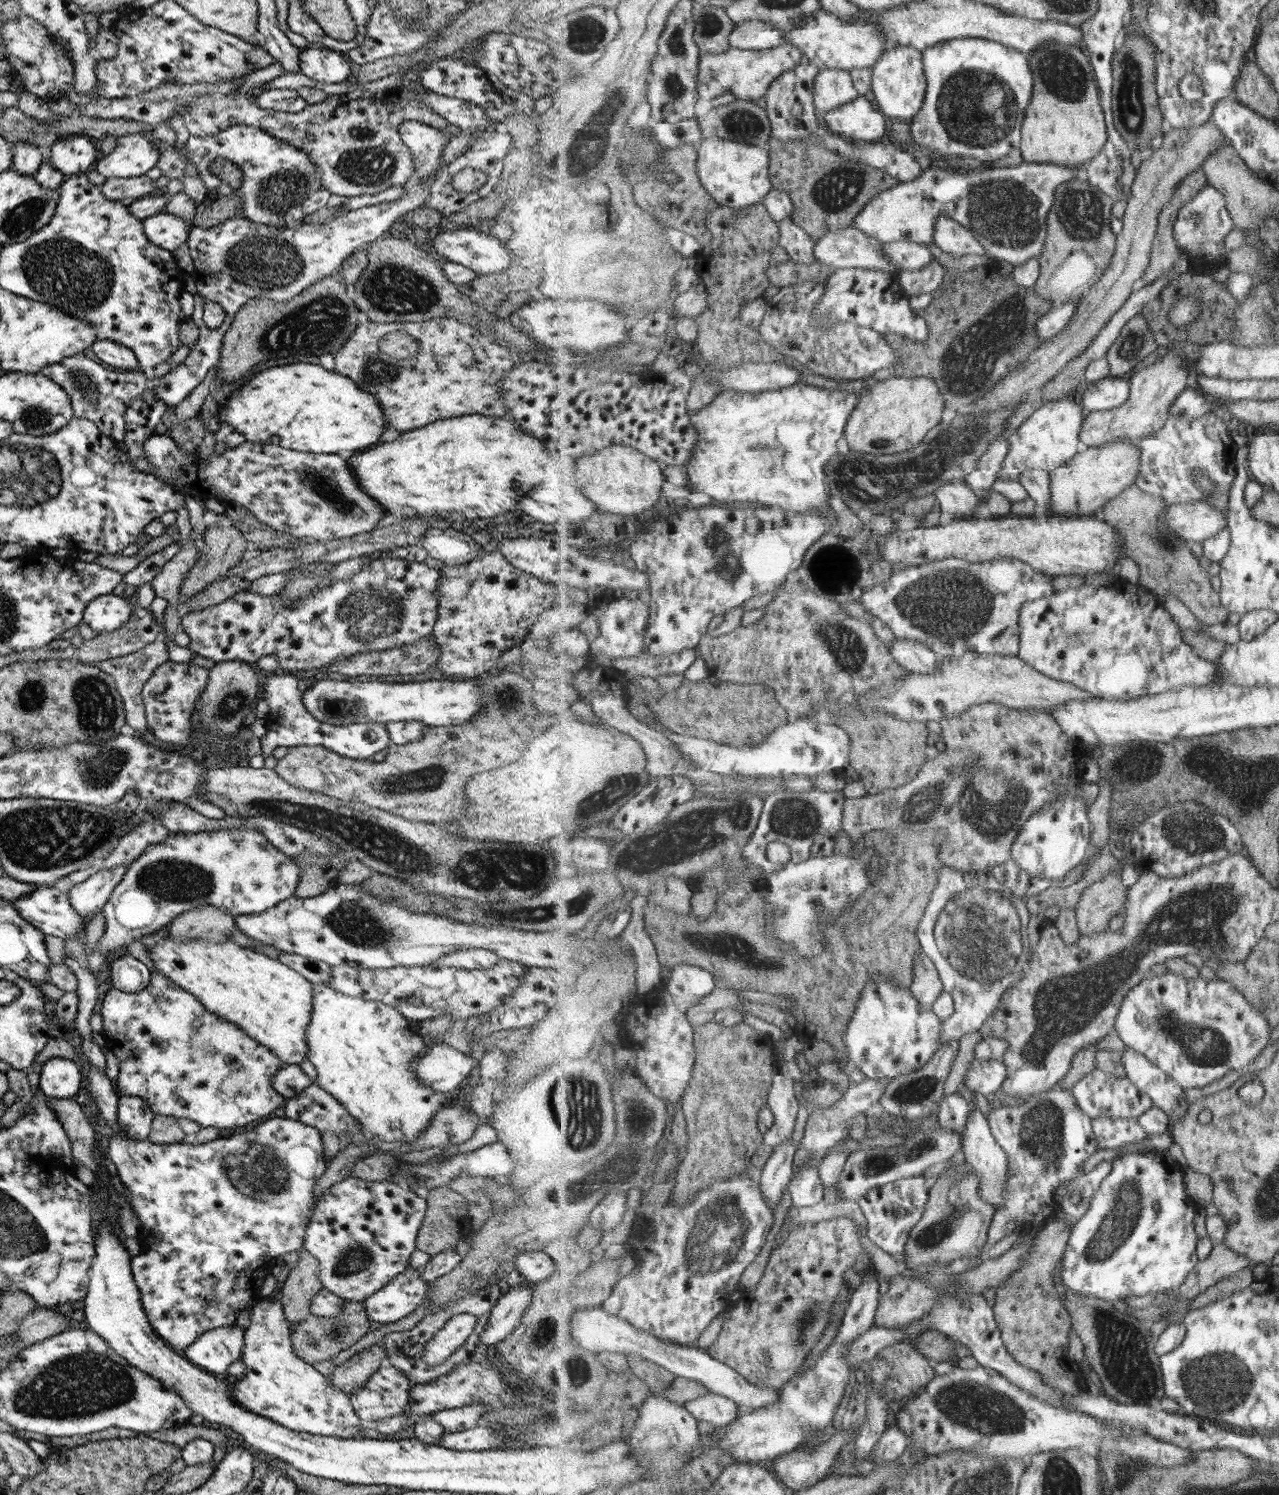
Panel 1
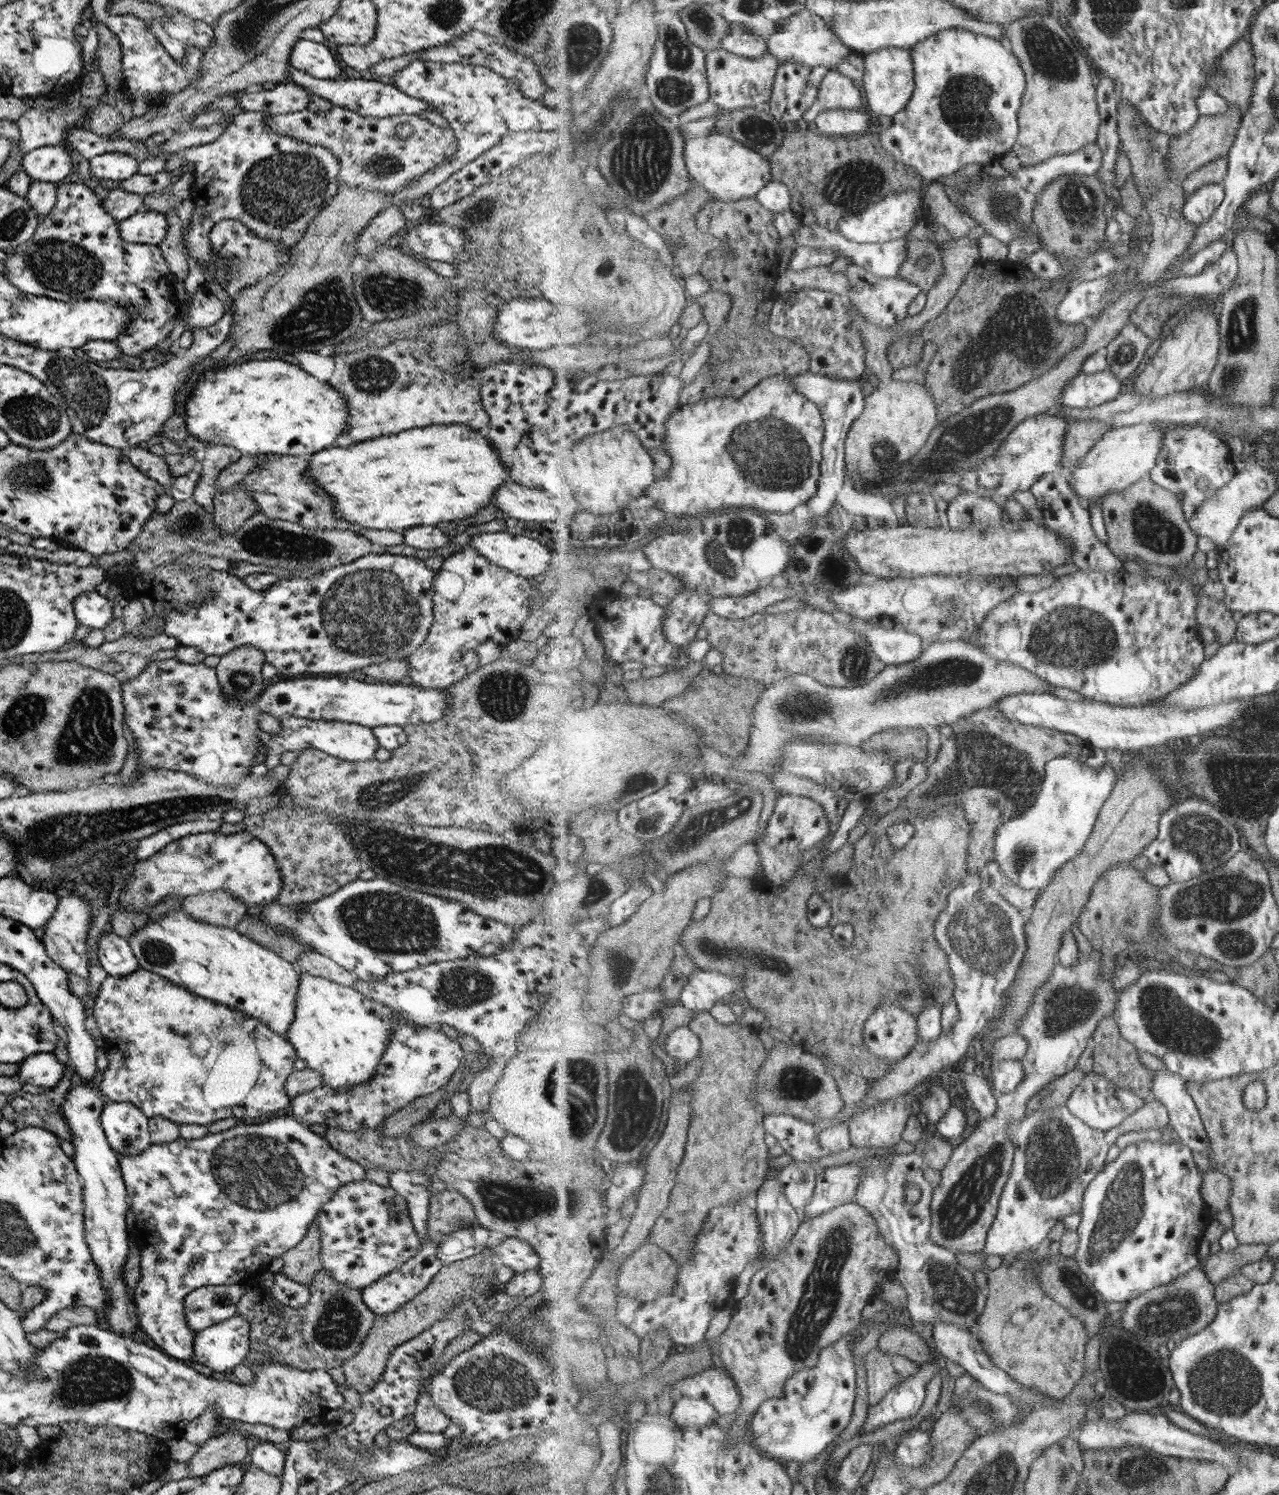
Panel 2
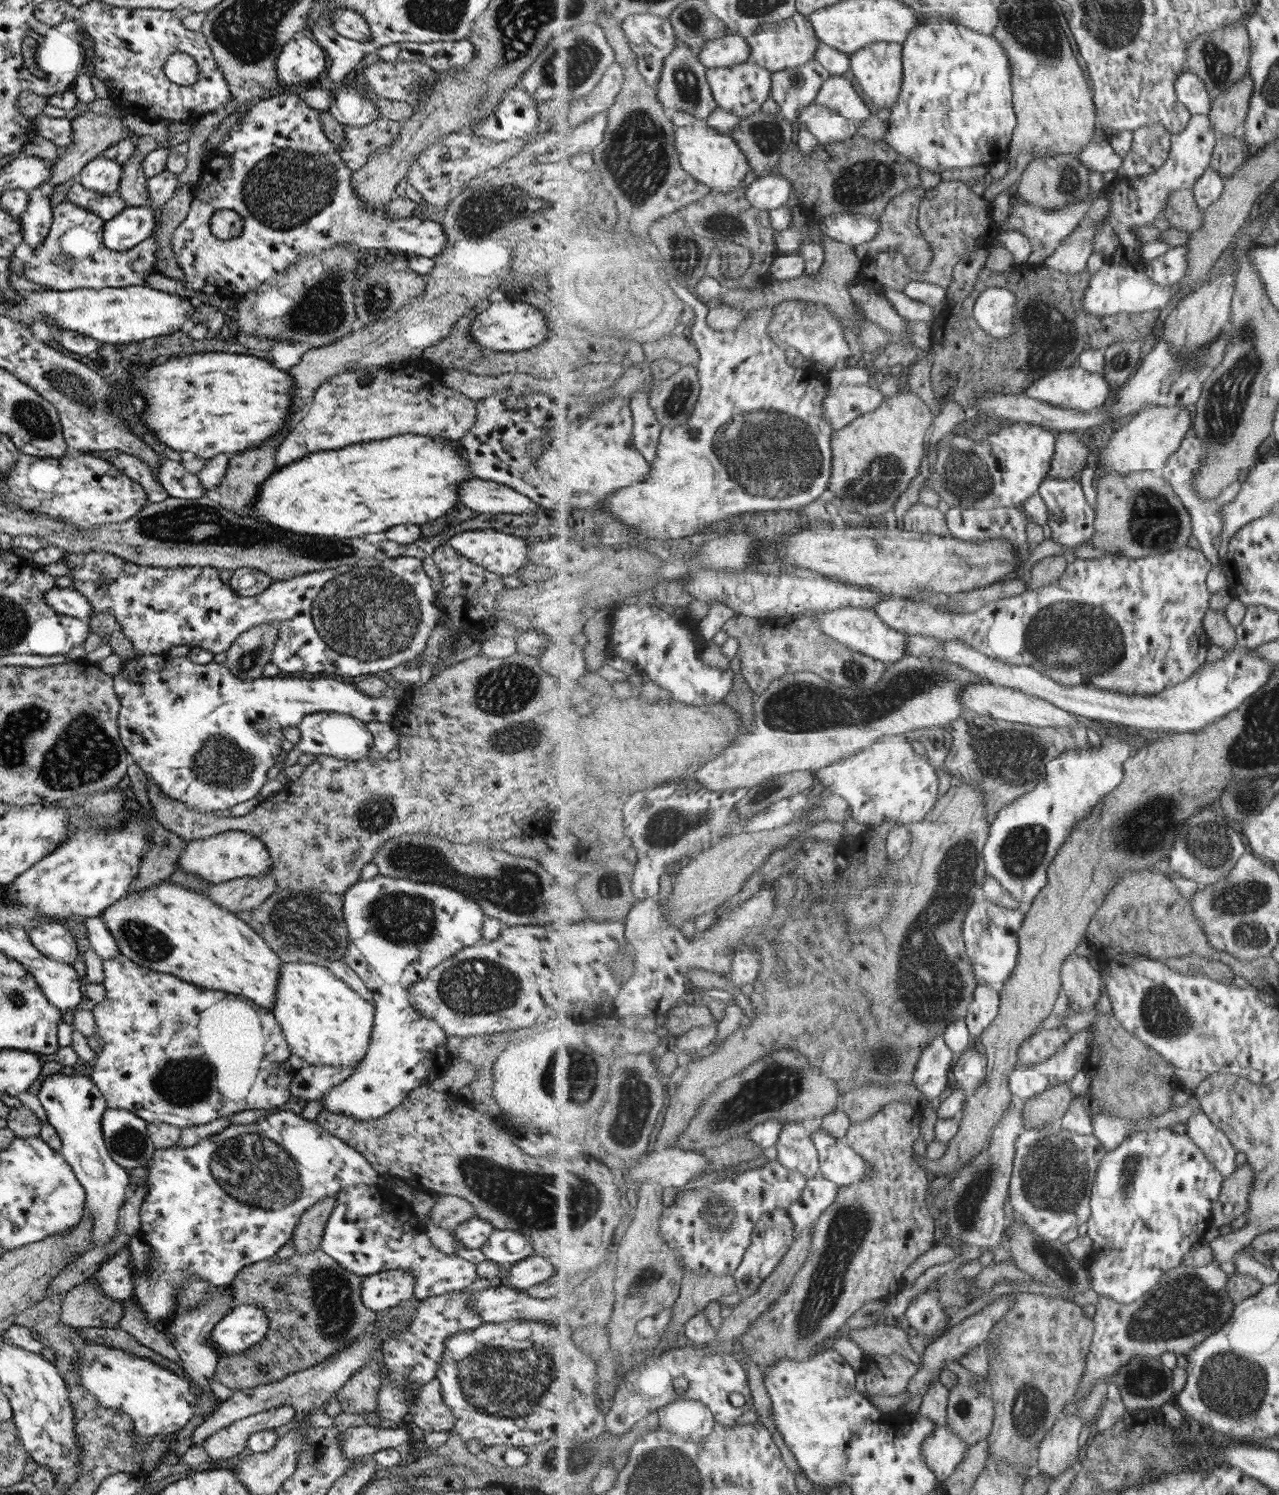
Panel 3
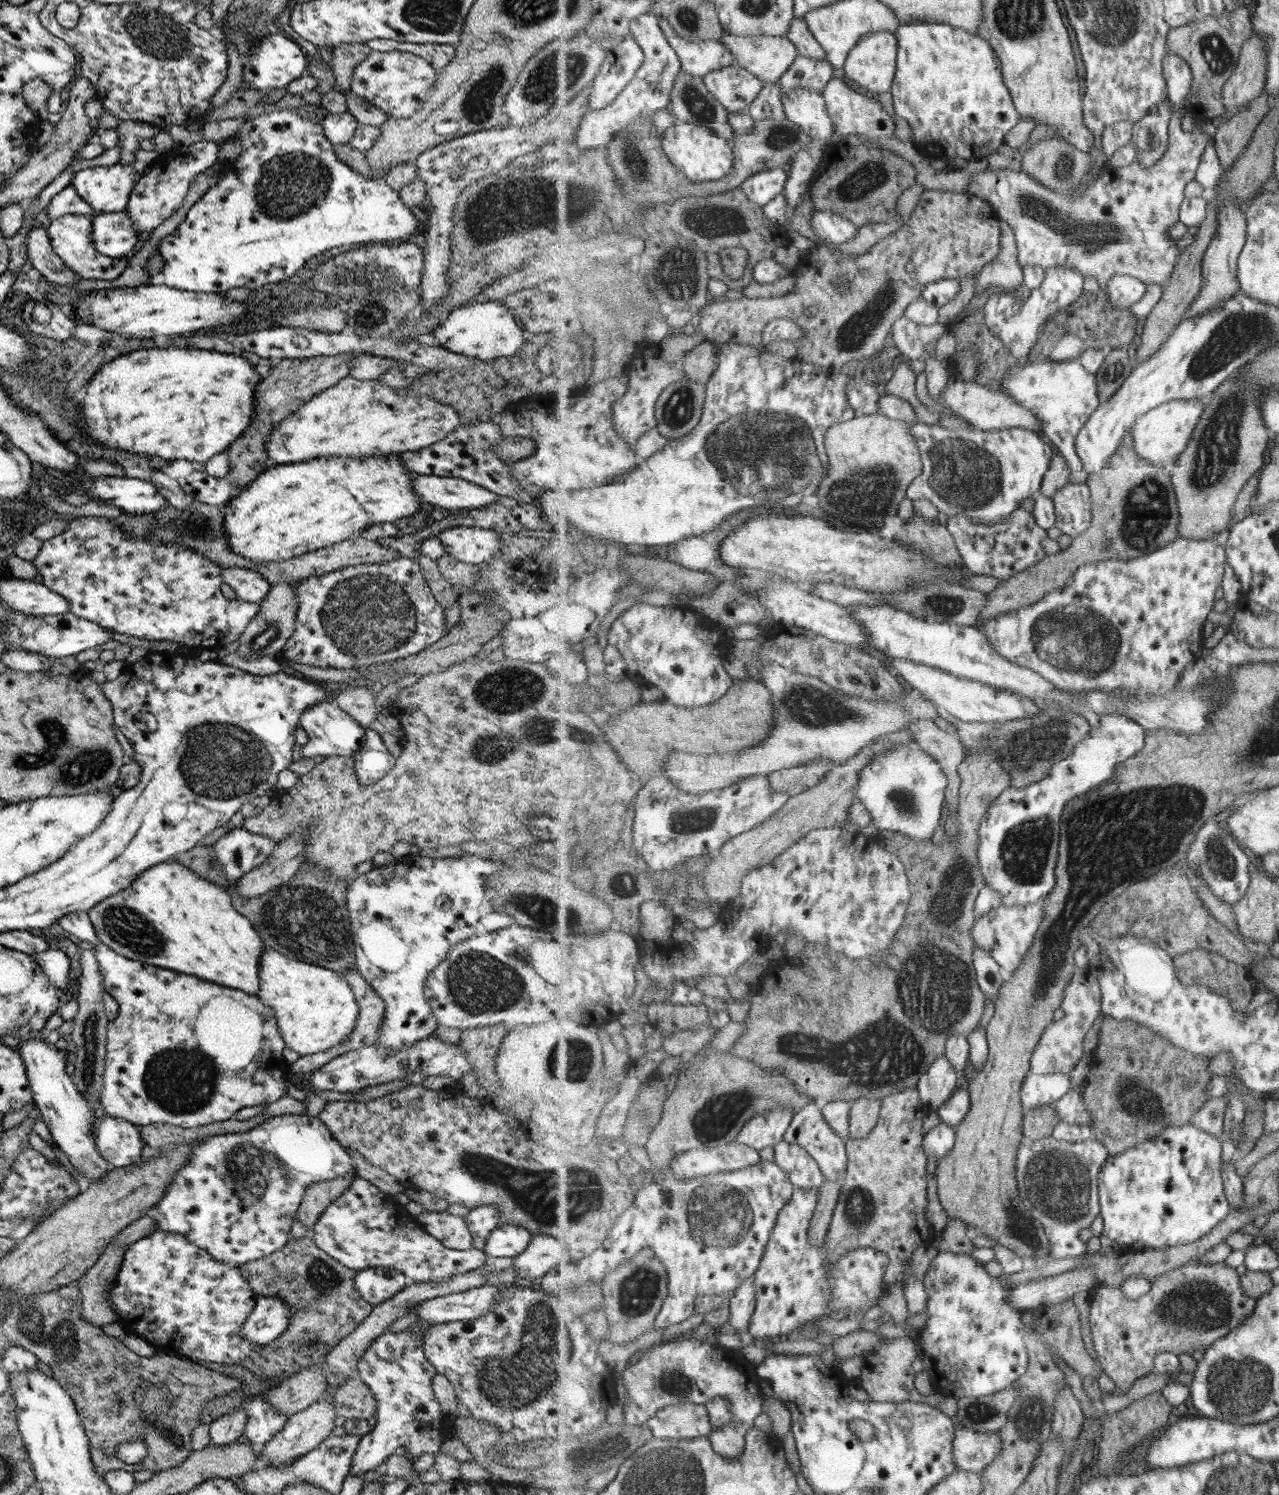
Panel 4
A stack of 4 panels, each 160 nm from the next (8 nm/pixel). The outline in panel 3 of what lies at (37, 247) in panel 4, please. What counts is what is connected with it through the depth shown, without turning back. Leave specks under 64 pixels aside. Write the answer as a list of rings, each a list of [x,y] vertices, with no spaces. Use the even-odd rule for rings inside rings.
[[[31,189],[26,207],[19,216],[22,221],[22,241],[31,249],[37,248],[43,242],[52,221],[52,208],[46,195],[46,189]]]

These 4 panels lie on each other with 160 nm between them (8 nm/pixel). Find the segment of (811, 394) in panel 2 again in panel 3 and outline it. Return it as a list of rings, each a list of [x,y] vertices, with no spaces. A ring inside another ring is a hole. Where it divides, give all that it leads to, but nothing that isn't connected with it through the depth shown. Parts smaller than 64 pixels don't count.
[[[828,384],[824,401],[824,416],[834,432],[848,427],[857,418],[877,410],[888,397],[868,385],[833,387]]]

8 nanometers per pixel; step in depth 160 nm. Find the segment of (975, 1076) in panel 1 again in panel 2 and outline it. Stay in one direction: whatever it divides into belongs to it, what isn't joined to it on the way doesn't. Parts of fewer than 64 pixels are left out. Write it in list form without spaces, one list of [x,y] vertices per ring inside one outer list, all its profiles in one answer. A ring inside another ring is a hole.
[[[1003,1060],[994,1062],[987,1069],[990,1070],[993,1090],[996,1095],[1017,1090],[1026,1077],[1024,1064],[1020,1060]]]

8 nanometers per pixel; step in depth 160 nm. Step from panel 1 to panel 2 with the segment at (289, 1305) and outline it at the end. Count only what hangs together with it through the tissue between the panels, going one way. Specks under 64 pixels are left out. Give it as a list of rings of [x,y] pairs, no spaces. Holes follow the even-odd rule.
[[[315,1220],[308,1226],[301,1240],[281,1256],[282,1274],[289,1280],[308,1288],[311,1277],[322,1269],[320,1261],[320,1230]]]

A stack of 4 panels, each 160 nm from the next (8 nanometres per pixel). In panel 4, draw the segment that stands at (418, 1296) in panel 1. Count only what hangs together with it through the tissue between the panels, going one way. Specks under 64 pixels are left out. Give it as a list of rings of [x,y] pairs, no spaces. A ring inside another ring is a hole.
[[[389,1267],[358,1270],[353,1281],[359,1296],[373,1307],[411,1283],[404,1274]]]

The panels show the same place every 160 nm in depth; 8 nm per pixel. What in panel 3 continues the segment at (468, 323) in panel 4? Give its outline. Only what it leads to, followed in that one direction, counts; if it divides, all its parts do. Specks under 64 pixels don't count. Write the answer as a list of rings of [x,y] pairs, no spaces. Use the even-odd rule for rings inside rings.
[[[498,298],[491,300],[484,310],[473,316],[468,326],[468,333],[479,346],[479,350],[519,352],[519,350],[527,350],[541,344],[546,337],[547,324],[543,313],[531,304]]]

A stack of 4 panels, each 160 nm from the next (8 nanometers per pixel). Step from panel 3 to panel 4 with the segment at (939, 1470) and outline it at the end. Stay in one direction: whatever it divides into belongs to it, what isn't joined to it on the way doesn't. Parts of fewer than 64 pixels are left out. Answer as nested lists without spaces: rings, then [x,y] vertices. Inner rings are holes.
[[[956,1423],[954,1457],[958,1471],[981,1473],[1000,1455],[1004,1440],[1000,1431],[977,1432]]]

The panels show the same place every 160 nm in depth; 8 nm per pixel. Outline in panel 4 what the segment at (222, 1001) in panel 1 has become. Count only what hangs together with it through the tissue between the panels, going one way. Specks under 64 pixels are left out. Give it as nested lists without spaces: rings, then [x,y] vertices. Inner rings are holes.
[[[175,859],[147,868],[125,890],[119,890],[115,895],[94,904],[86,914],[98,942],[129,960],[194,976],[249,996],[257,996],[259,955],[265,944],[249,921],[234,911],[230,896],[224,889],[195,876]]]

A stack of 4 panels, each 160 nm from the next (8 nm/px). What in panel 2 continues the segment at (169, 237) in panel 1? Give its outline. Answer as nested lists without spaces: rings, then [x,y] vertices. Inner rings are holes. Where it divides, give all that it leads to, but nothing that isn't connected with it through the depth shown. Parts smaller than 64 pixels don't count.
[[[145,208],[118,221],[118,235],[131,244],[158,245],[165,236],[167,221],[165,215]]]

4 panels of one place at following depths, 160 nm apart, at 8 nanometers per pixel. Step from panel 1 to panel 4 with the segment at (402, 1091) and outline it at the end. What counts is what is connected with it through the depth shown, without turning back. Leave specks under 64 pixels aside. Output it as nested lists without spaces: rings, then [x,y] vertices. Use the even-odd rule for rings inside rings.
[[[267,945],[259,955],[256,998],[273,1012],[284,1046],[299,1056],[328,1051],[342,1043],[359,1013],[342,973],[291,960]]]

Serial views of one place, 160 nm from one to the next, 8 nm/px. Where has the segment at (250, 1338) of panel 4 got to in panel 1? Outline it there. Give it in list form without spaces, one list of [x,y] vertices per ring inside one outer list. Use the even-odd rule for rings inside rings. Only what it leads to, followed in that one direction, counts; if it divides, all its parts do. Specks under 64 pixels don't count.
[[[235,1324],[209,1329],[180,1354],[205,1373],[225,1375],[229,1365],[244,1360],[244,1330]]]

